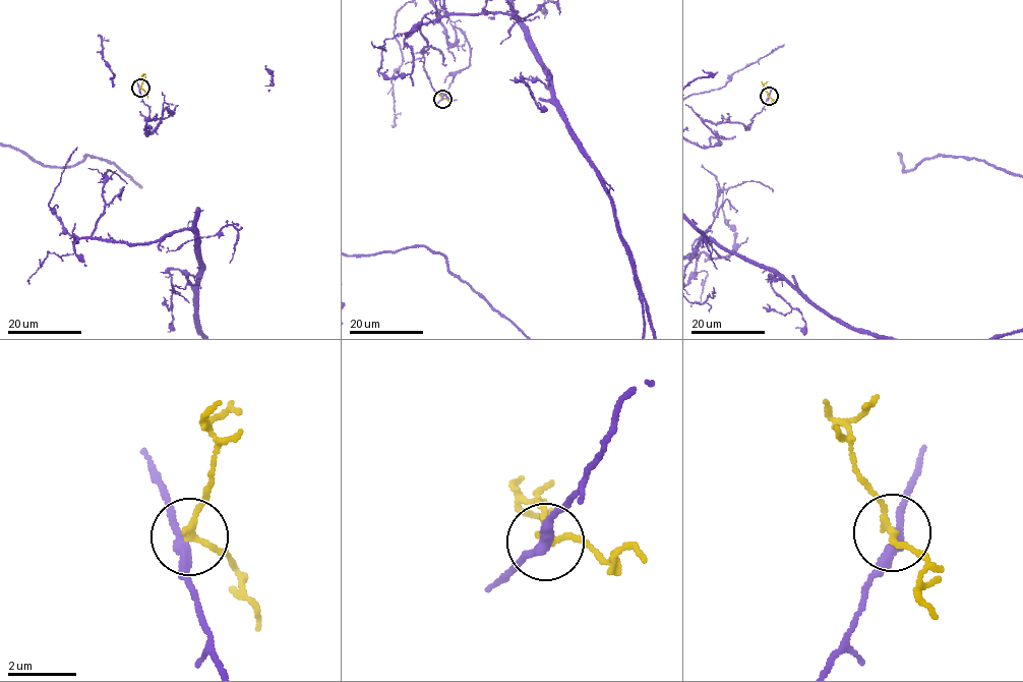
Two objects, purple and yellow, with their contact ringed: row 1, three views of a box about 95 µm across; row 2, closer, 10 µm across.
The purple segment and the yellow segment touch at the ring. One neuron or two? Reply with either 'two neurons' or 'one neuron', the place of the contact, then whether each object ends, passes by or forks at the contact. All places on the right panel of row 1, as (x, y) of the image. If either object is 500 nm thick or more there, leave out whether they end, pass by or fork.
two neurons | (769, 96) | purple passes by | yellow passes by

